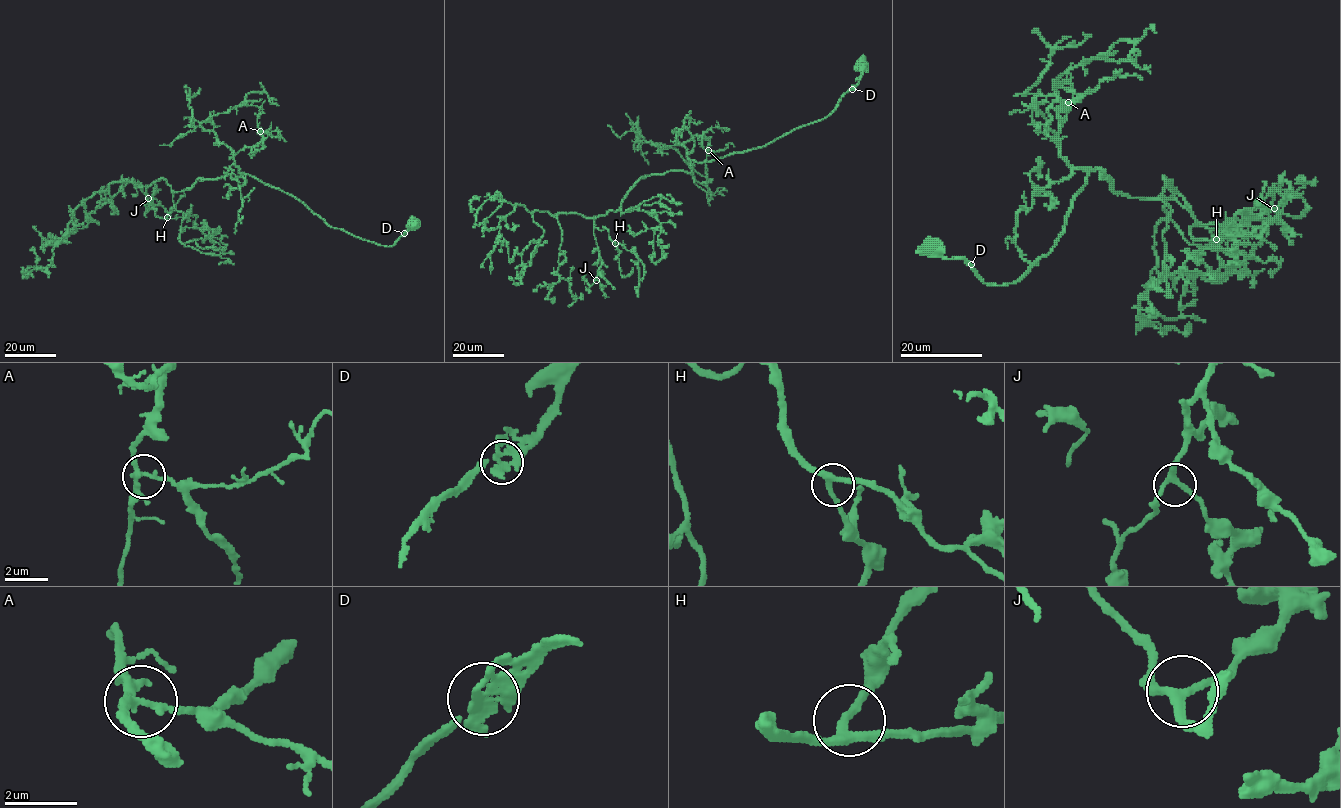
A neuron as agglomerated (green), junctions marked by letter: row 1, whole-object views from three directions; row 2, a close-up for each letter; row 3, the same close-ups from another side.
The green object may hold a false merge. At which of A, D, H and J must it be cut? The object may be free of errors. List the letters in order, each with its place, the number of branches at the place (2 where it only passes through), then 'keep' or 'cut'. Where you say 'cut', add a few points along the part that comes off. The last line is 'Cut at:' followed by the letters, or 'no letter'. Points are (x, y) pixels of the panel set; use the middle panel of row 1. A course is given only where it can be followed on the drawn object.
A: place (708, 150); branches 3; keep
D: place (852, 89); branches 3; keep
H: place (615, 243); branches 3; keep
J: place (596, 280); branches 3; keep
Cut at: no letter

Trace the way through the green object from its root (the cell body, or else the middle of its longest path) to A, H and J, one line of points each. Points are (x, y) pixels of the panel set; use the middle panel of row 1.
A: (861, 67), (859, 81), (824, 118), (702, 162), (682, 144), (711, 137), (708, 150)
H: (861, 67), (824, 118), (692, 160), (689, 172), (641, 177), (594, 220), (615, 243)
J: (861, 67), (824, 118), (692, 160), (689, 172), (641, 177), (594, 220), (596, 280)

